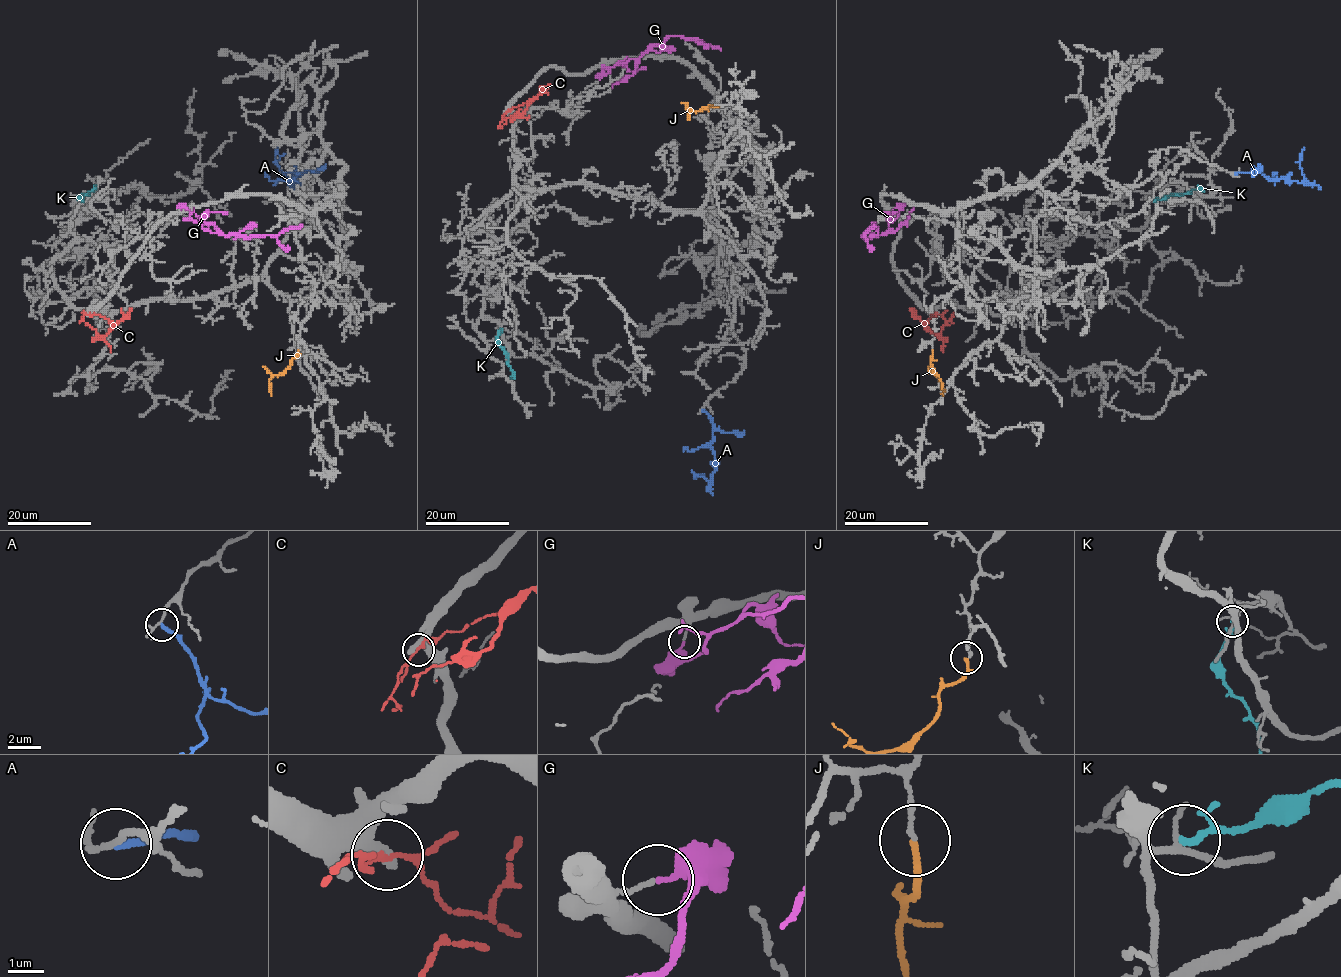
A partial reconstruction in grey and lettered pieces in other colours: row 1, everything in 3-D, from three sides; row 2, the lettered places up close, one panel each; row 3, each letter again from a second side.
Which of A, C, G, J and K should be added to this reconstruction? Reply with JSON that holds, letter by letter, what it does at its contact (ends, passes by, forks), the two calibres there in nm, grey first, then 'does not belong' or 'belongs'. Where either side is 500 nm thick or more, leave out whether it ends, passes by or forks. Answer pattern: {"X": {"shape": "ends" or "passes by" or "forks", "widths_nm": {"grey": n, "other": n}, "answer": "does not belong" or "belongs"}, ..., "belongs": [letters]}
{"A": {"shape": "ends", "widths_nm": {"grey": 140, "other": 220}, "answer": "does not belong"}, "C": {"shape": "forks", "widths_nm": {"grey": 480, "other": 100}, "answer": "does not belong"}, "G": {"shape": "ends", "widths_nm": {"grey": 130, "other": 240}, "answer": "does not belong"}, "J": {"shape": "ends", "widths_nm": {"grey": 160, "other": 180}, "answer": "does not belong"}, "K": {"shape": "passes by", "widths_nm": {"grey": 130, "other": 130}, "answer": "does not belong"}, "belongs": []}

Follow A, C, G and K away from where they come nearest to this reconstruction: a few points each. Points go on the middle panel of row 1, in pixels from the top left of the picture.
A: (702, 410), (714, 428), (714, 439), (710, 444), (715, 456), (715, 469), (707, 480), (695, 475), (695, 479)
C: (506, 112), (530, 101), (523, 111), (508, 117), (504, 124)
G: (603, 70), (603, 74), (608, 73), (611, 68), (639, 58), (670, 36), (697, 38), (721, 49)
K: (500, 327), (497, 342), (507, 358), (514, 377), (509, 376)

